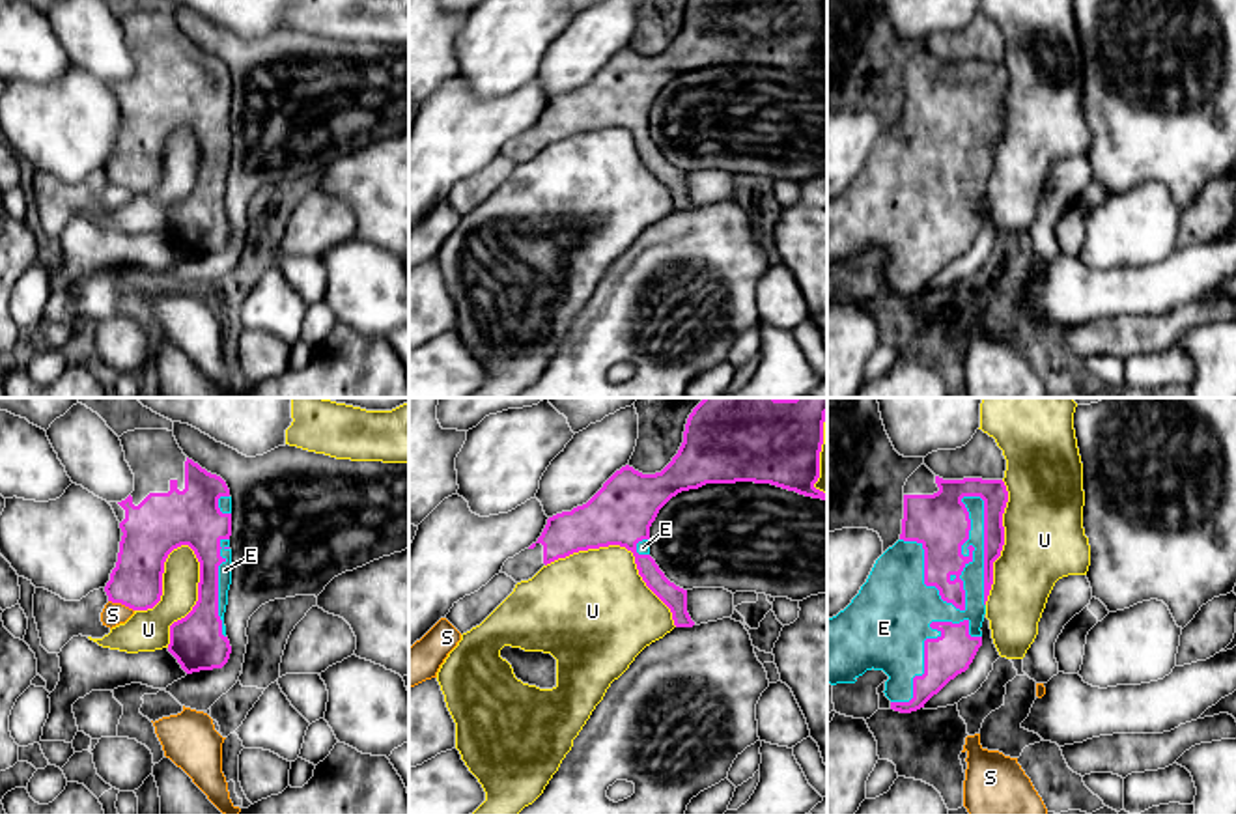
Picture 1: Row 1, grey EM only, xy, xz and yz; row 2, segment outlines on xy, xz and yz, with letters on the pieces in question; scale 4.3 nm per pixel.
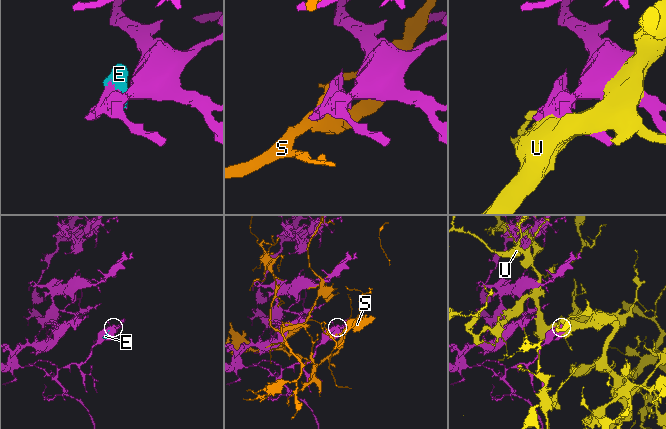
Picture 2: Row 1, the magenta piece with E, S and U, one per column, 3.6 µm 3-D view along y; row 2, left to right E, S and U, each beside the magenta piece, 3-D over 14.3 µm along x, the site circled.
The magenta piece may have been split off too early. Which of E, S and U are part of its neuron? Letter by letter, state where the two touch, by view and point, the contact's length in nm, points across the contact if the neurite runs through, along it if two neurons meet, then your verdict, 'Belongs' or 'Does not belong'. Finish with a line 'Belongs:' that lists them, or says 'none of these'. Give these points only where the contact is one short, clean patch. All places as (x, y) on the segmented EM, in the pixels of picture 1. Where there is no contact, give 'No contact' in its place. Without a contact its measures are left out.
E: Touches magenta at yz (960, 549). Shared border 500 nm. Belongs
S: Touches magenta at xy (122, 603). Shared border 120 nm. Does not belong
U: Touches magenta at xy (198, 598). Shared border 460 nm. Does not belong
Belongs: E

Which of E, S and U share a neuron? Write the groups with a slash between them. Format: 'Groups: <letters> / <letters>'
Groups: E / S / U

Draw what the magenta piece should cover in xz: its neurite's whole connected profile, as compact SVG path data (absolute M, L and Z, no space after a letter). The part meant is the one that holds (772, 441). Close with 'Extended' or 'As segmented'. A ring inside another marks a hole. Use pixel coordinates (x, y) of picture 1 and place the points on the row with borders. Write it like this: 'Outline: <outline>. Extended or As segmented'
Outline: M704 398L687 418L678 454L661 472L642 474L629 465L622 467L586 504L549 517L538 541L508 558L500 571L521 582L558 558L620 545L633 553L639 575L670 609L674 625L693 627L695 622L687 612L687 590L670 582L650 556L650 526L659 510L681 491L736 482L771 484L827 500L827 493L814 487L820 478L825 414L827 398Z. Extended

